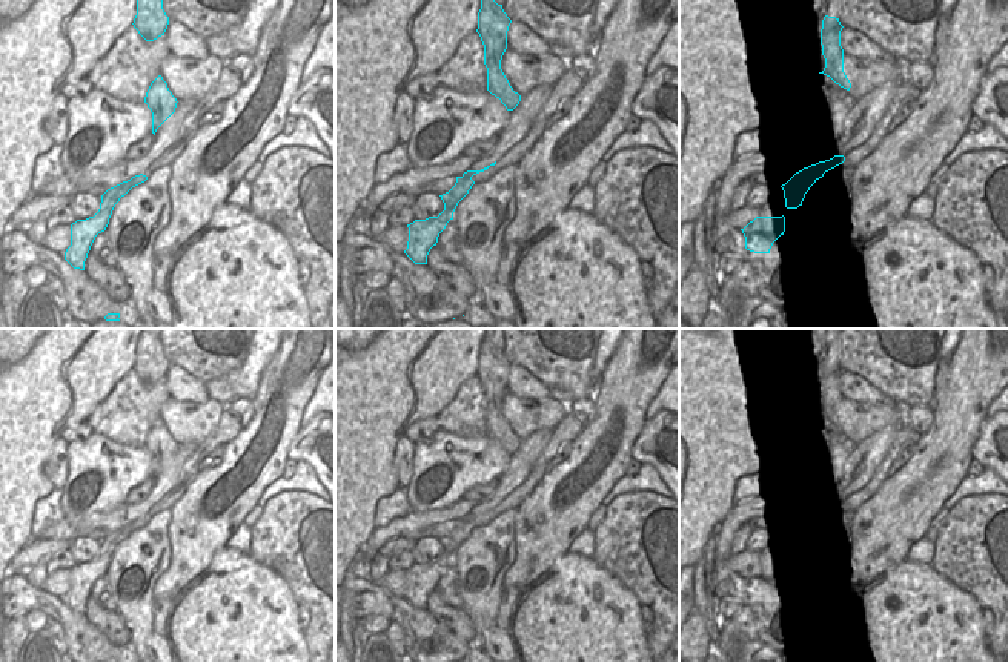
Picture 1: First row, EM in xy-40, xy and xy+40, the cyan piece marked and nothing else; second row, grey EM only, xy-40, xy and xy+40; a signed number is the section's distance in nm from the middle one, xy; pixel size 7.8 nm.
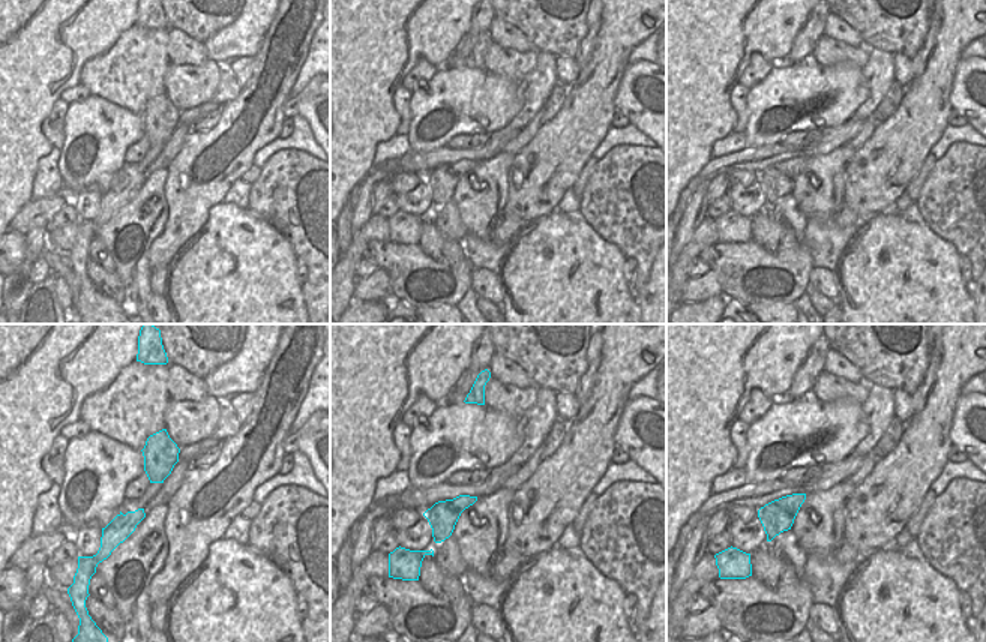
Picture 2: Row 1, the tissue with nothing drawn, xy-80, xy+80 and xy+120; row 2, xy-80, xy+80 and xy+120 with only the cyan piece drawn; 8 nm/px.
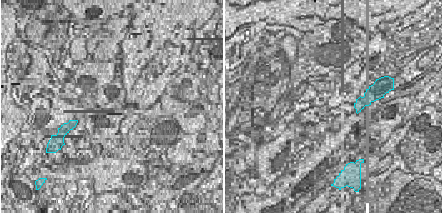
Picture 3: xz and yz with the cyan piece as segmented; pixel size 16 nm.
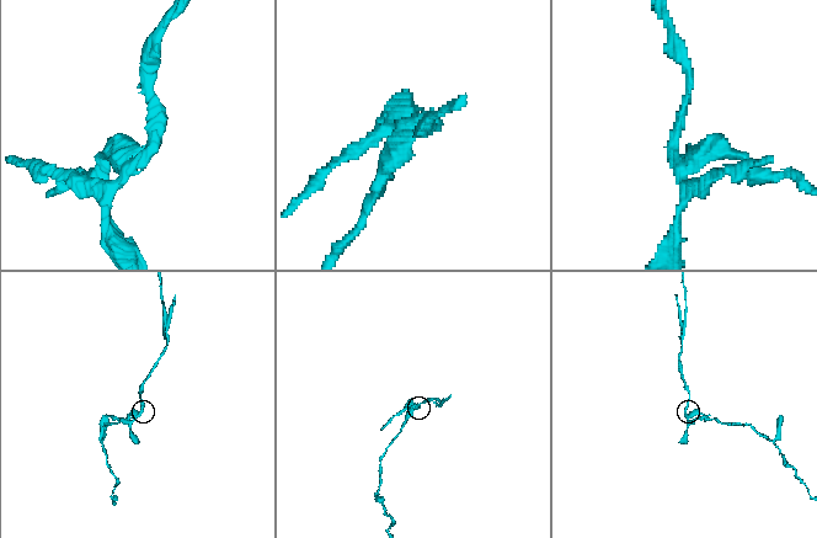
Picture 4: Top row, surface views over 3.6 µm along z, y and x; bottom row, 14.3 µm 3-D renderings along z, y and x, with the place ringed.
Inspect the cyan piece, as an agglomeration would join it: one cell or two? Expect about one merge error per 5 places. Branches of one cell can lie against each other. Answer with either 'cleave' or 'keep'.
cleave

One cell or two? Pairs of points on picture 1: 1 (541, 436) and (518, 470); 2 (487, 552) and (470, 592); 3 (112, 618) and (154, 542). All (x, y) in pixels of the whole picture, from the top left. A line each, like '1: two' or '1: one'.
1: one
2: one
3: two

